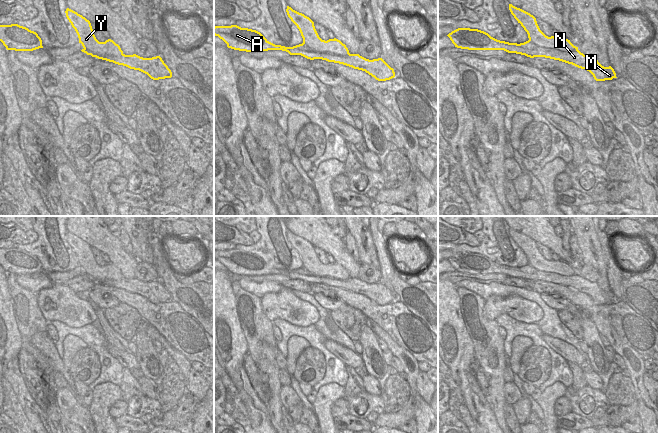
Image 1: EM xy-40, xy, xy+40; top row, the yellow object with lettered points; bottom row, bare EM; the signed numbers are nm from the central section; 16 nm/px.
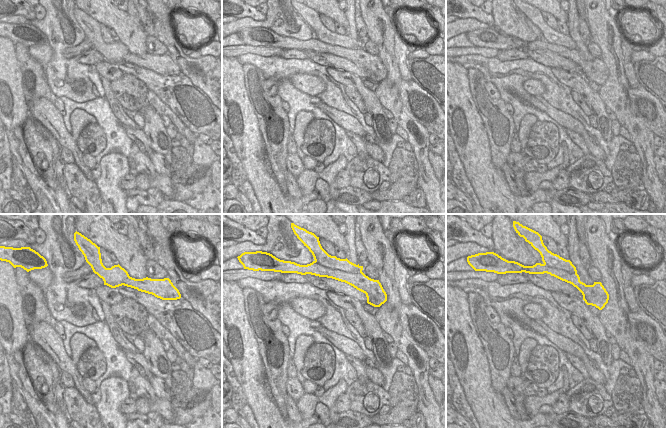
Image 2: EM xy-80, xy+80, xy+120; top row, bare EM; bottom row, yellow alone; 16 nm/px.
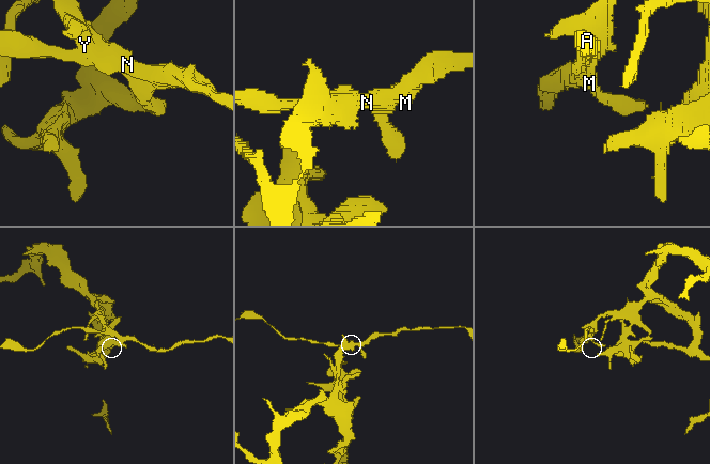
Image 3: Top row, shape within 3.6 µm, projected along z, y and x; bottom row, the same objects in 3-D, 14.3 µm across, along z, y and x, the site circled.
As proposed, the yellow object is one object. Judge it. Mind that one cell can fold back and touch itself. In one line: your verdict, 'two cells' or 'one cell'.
two cells

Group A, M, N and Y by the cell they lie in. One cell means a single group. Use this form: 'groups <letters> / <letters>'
groups A M N / Y

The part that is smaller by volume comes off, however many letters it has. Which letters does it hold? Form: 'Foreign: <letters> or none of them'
Foreign: A, M, N

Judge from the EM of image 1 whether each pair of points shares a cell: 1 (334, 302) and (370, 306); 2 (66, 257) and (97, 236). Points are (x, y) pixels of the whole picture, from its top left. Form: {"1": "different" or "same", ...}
{"1": "different", "2": "different"}

